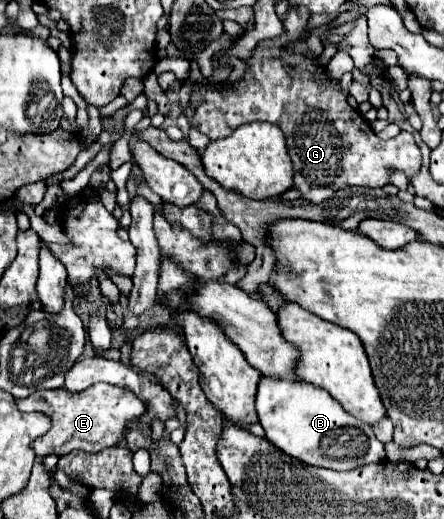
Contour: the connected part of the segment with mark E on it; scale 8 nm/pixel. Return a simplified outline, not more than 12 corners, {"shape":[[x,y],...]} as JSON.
{"shape":[[102,382],[76,394],[36,390],[16,404],[52,428],[38,458],[116,446],[146,412],[132,390]]}

